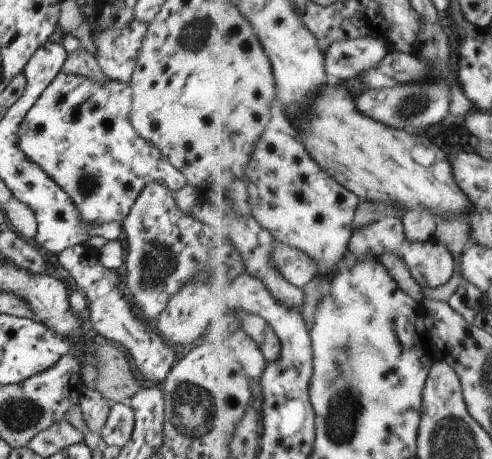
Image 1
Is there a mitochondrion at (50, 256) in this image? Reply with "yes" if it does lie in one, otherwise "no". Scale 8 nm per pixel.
no

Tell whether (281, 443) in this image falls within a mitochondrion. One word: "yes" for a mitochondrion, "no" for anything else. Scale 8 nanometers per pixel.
no

